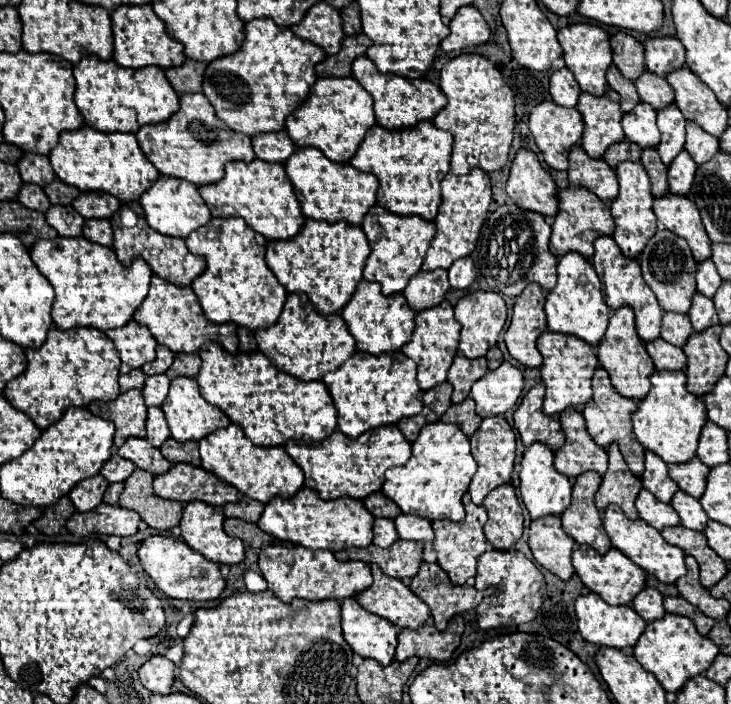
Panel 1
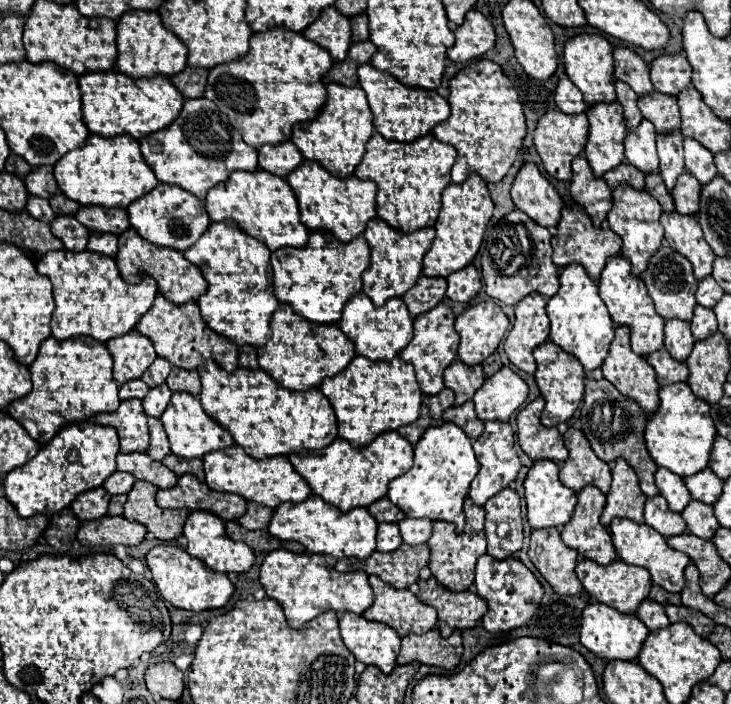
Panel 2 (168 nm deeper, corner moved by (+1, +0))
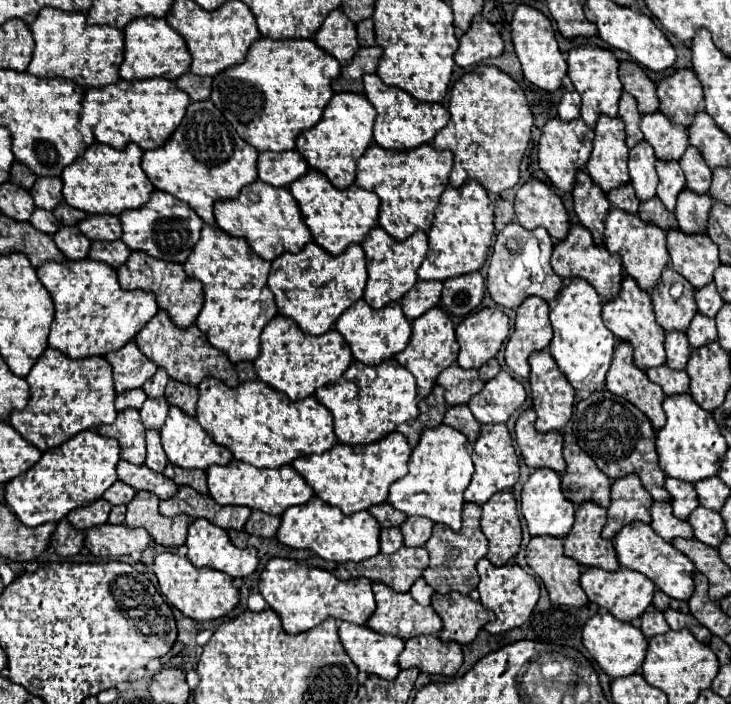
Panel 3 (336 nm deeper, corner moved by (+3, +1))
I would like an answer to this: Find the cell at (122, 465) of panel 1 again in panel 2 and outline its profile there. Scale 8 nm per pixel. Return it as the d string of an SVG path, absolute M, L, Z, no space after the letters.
M115 472L113 476L109 476L103 484L103 488L115 496L115 494L129 494L129 490L133 488L133 482L135 478L131 478L129 472Z

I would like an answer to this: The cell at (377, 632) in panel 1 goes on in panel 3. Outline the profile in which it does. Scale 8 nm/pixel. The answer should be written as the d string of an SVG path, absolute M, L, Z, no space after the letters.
M341 621L339 639L359 671L375 673L377 677L387 681L397 677L397 657L403 651L403 641L395 635L381 635L367 625Z

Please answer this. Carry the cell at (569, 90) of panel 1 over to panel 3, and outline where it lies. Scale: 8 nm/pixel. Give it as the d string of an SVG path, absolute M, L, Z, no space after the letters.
M565 91L557 109L559 109L559 117L565 121L577 119L581 109L581 95L577 91Z

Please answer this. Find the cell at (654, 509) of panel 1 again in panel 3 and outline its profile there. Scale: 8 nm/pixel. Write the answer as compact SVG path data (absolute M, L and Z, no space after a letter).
M655 501L651 505L651 527L665 541L673 541L675 537L693 539L693 527L687 521L681 521L673 515L669 501Z

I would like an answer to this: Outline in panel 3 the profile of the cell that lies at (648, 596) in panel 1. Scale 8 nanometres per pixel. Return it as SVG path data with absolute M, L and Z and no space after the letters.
M649 607L643 615L641 615L641 631L643 635L649 639L653 635L661 635L661 633L667 633L669 631L669 625L663 617L661 611L657 611L655 607Z

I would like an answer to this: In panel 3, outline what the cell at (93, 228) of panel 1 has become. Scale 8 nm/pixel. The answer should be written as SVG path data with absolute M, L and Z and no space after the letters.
M93 241L91 243L91 251L89 251L89 259L95 261L105 261L107 265L111 265L113 269L117 269L119 265L123 265L129 257L129 247L125 247L125 243L113 241L113 243L101 243L101 241Z

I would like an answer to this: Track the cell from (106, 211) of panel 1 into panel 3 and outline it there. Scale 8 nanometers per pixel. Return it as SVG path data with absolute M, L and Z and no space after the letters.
M87 215L77 223L81 233L93 241L115 241L121 239L121 221L115 215Z

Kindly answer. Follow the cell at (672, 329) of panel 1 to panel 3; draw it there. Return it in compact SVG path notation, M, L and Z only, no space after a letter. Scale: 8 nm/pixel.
M671 331L665 335L665 351L667 351L667 365L673 369L685 369L687 359L691 355L689 339L683 331Z

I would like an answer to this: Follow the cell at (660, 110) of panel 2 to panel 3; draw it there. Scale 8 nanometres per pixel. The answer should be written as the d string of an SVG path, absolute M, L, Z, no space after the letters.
M655 111L653 115L643 115L641 131L659 159L681 159L689 145L685 127L669 123L669 117L661 115L661 111Z

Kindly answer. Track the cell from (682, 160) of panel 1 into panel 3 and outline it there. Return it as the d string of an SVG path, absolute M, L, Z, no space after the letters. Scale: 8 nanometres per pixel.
M689 189L681 191L675 207L675 217L679 221L681 231L685 233L703 233L707 227L707 215L713 199L709 193L693 195Z

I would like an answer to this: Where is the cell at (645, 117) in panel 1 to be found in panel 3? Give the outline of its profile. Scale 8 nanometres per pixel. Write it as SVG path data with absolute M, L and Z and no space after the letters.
M643 139L643 143L637 143L637 147L629 153L629 175L631 185L641 201L651 199L657 189L657 173L655 173L655 151L653 147Z

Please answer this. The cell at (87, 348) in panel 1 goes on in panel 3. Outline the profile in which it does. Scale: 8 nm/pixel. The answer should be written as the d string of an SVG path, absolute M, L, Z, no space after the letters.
M47 347L25 379L31 387L31 399L23 411L11 413L9 423L39 451L59 447L79 431L113 423L117 417L117 393L113 387L111 367L105 357L93 355L89 359L67 359L61 351Z

